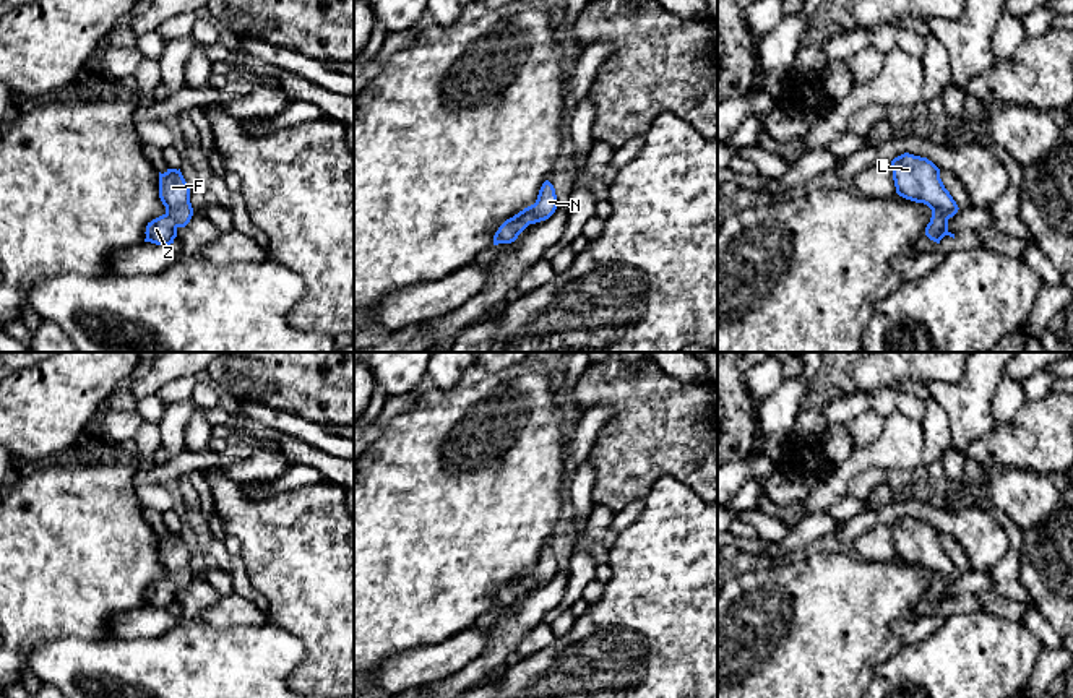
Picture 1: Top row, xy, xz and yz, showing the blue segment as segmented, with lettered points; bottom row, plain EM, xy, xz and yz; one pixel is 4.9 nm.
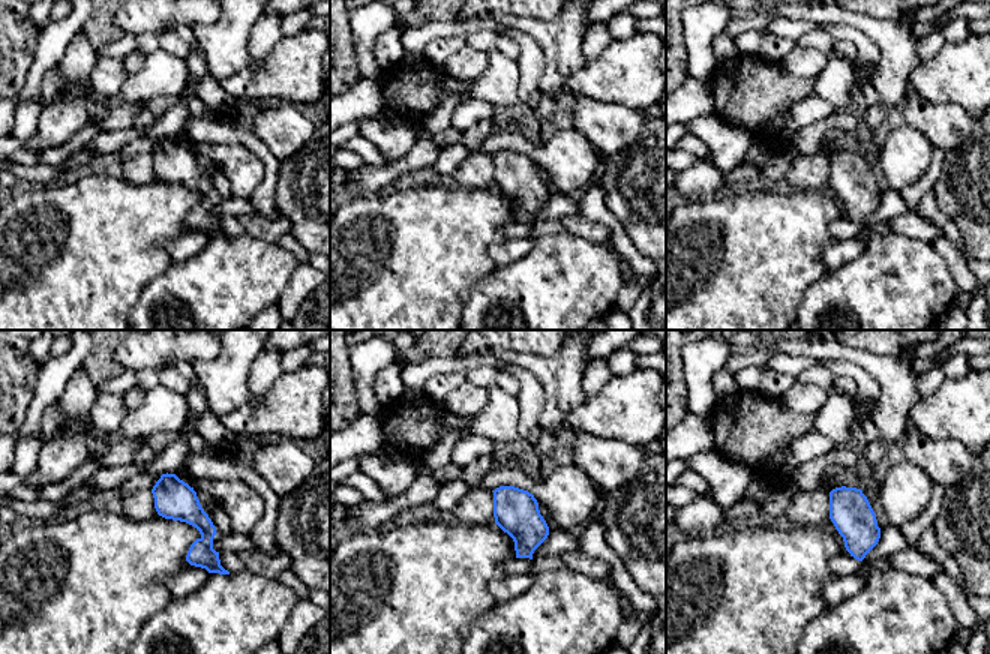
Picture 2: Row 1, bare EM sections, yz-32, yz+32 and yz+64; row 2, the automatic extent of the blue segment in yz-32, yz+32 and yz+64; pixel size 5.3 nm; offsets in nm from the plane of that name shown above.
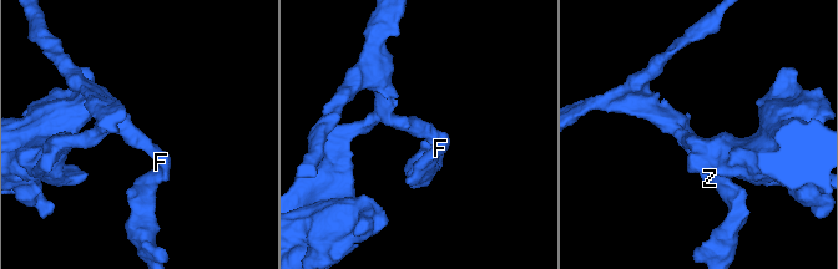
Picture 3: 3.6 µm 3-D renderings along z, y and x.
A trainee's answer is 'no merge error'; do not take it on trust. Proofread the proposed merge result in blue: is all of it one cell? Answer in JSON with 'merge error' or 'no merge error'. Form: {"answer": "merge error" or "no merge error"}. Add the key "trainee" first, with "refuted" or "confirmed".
{"trainee": "confirmed", "answer": "no merge error"}

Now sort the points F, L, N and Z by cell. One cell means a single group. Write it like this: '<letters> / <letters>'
F L N Z

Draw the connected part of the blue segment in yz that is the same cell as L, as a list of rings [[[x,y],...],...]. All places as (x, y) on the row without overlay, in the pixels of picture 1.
[[[909,516],[894,521],[891,524],[891,531],[896,557],[906,563],[924,567],[932,573],[932,581],[925,591],[925,599],[937,607],[940,607],[945,599],[954,602],[954,597],[948,594],[948,583],[953,581],[959,571],[950,555],[945,552],[940,542],[940,532],[927,521],[914,519]]]

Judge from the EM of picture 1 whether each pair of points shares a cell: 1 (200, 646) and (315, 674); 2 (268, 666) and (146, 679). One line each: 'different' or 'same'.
1: different
2: same

